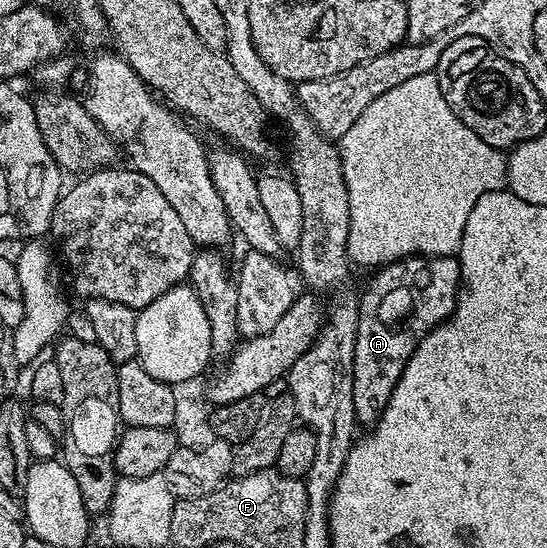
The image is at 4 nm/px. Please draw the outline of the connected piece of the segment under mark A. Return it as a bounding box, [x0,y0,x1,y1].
[352,256,462,426]

